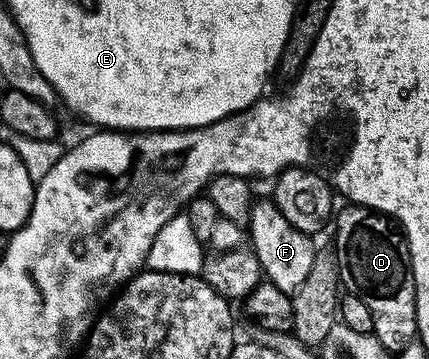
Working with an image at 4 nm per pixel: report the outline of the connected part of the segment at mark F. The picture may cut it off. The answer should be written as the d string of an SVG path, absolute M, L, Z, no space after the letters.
M256 199L252 203L249 247L257 254L257 258L261 262L266 283L277 286L277 290L282 292L294 294L301 286L301 282L305 282L309 270L313 270L317 249L311 243L313 243L312 237L297 230L289 222L289 218L285 218L285 214L281 214L281 210L277 210L274 199Z

